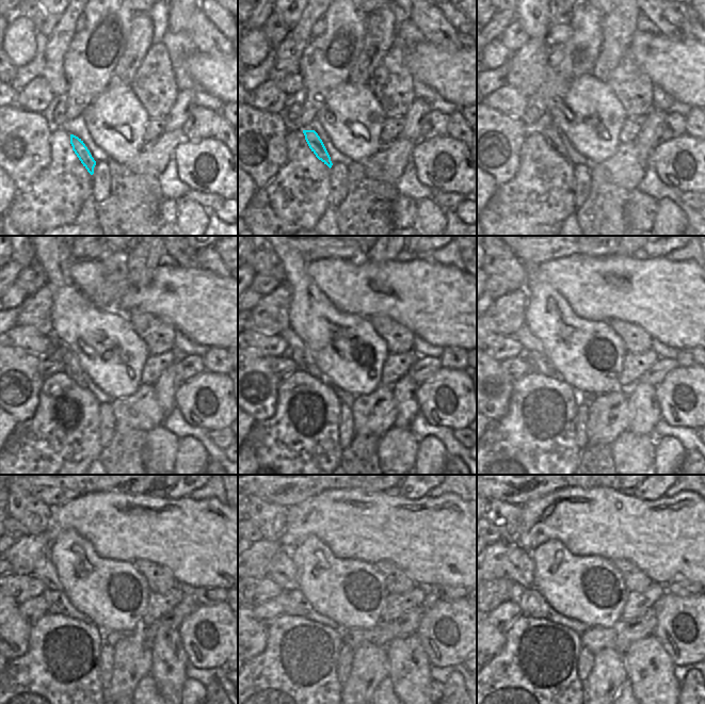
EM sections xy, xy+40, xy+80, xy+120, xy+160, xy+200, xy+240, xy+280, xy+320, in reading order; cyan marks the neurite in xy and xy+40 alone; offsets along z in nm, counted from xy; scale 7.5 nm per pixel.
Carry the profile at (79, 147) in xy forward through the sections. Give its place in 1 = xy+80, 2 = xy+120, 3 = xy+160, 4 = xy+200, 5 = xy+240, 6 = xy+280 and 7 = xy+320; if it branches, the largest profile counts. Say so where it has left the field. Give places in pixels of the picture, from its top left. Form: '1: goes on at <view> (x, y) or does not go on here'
1: goes on at xy+80 (550, 133)
2: goes on at xy+120 (71, 368)
3: goes on at xy+160 (292, 339)
4: goes on at xy+200 (524, 336)
5: goes on at xy+240 (45, 571)
6: goes on at xy+280 (283, 572)
7: goes on at xy+320 (518, 564)

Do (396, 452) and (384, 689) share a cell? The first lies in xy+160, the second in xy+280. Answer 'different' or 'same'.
same

